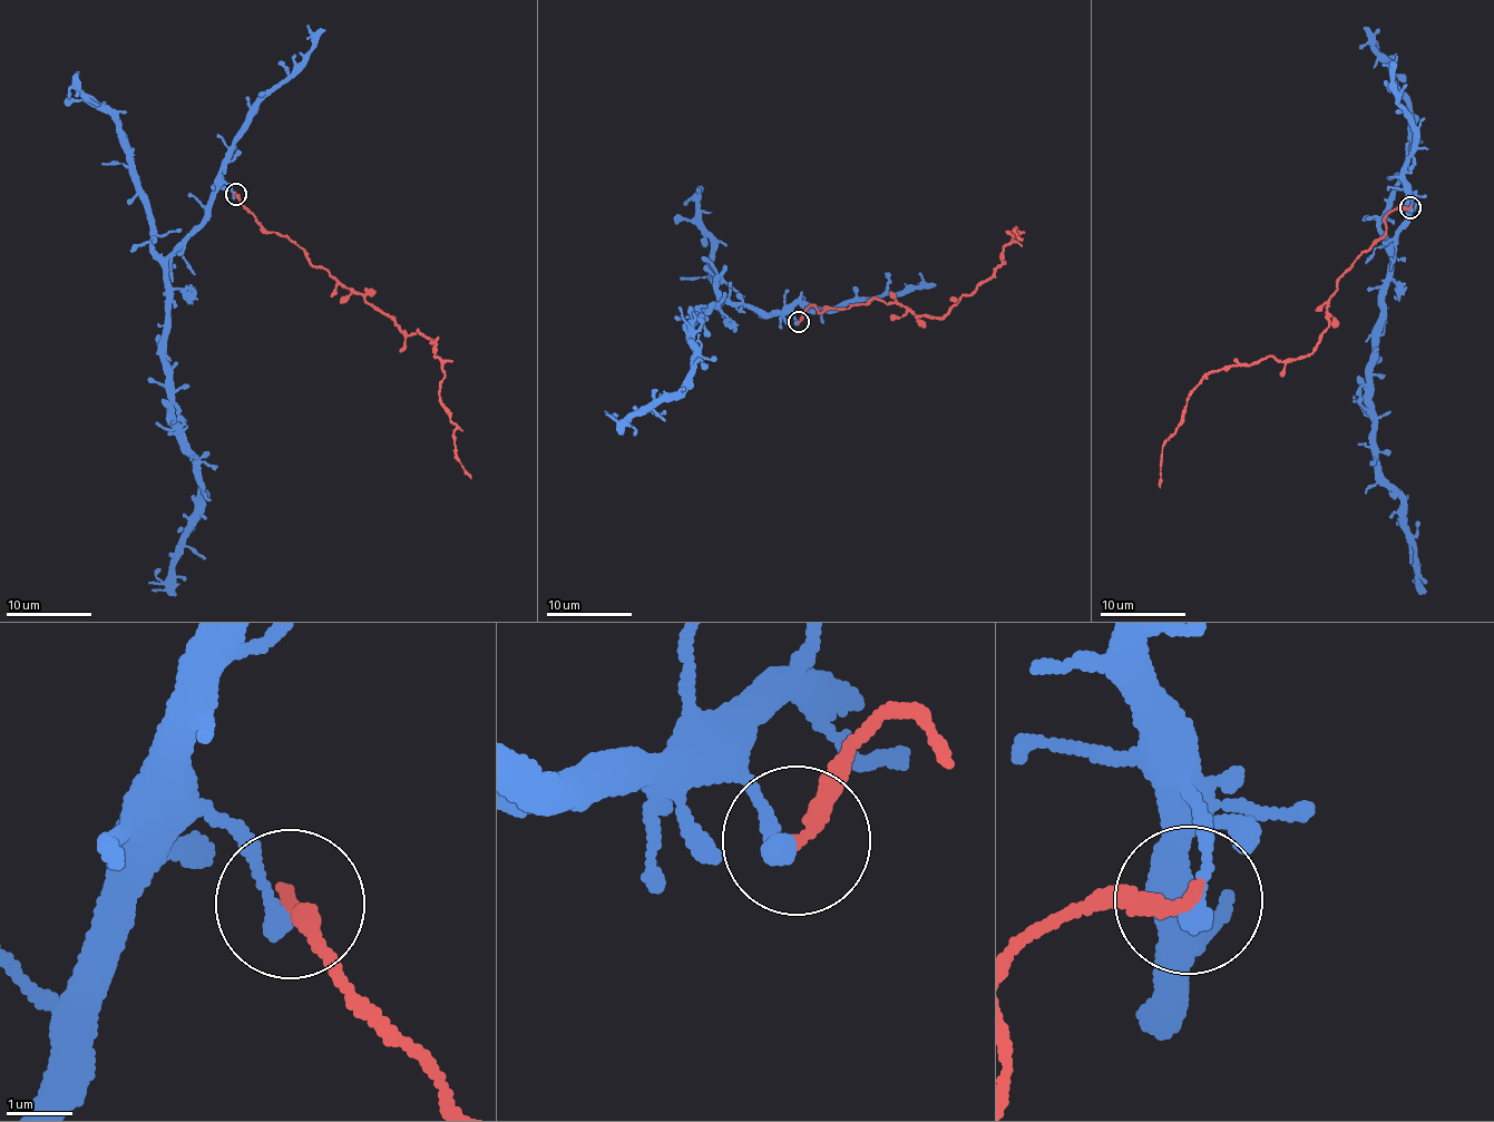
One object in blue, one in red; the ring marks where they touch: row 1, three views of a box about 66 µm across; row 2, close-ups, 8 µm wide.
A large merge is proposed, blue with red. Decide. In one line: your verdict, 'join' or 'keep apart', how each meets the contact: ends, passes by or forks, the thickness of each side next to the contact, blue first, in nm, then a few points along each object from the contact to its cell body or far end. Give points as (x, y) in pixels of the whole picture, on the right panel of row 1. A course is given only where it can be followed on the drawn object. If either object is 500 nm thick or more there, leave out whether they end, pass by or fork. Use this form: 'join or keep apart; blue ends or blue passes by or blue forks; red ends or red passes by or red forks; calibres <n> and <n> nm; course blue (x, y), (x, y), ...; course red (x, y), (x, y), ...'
keep apart; blue ends; red ends; calibres 300 and 280 nm; course blue (1410, 208), (1408, 194), (1407, 225), (1392, 249), (1372, 396), (1379, 476), (1404, 499), (1413, 581); course red (1410, 207), (1386, 215), (1339, 276), (1317, 347), (1224, 366), (1197, 388), (1162, 448), (1160, 487)

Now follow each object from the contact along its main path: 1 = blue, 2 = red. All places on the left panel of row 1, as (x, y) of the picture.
1: (235, 195), (226, 184), (218, 187), (207, 221), (167, 271), (168, 413), (202, 493), (172, 579), (152, 591)
2: (235, 193), (265, 231), (287, 235), (408, 335), (418, 331), (436, 345), (457, 461), (470, 478)

